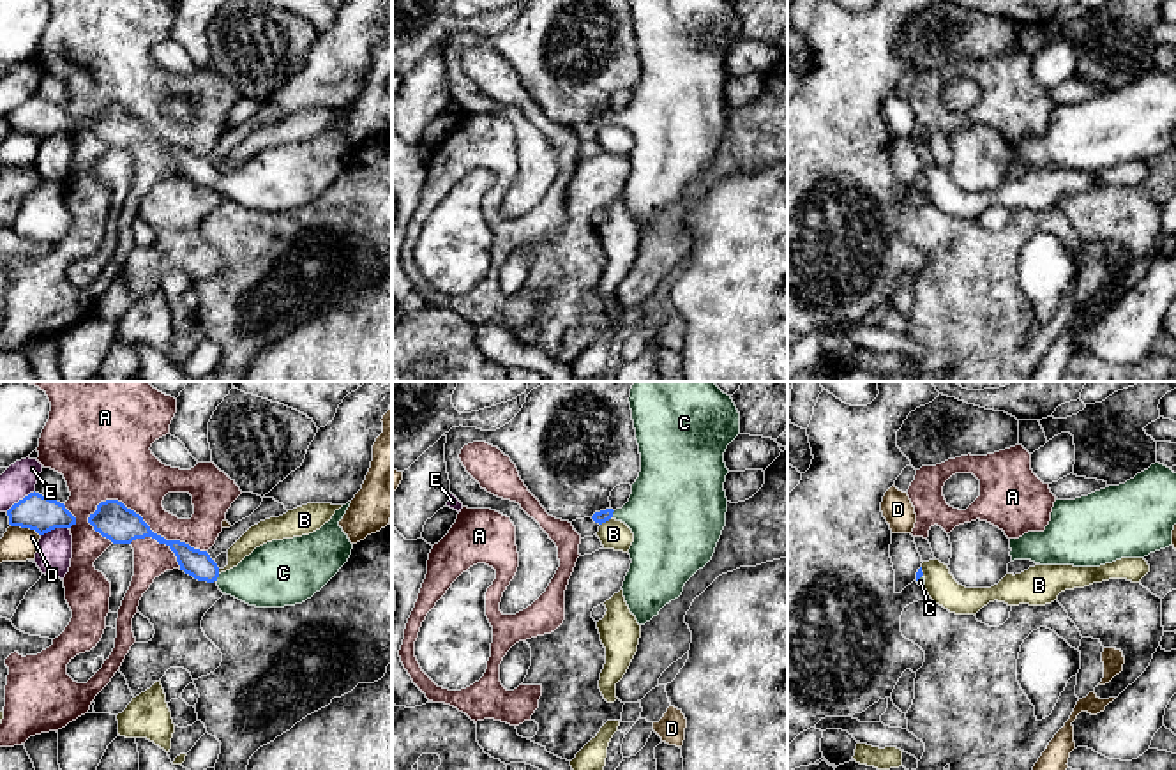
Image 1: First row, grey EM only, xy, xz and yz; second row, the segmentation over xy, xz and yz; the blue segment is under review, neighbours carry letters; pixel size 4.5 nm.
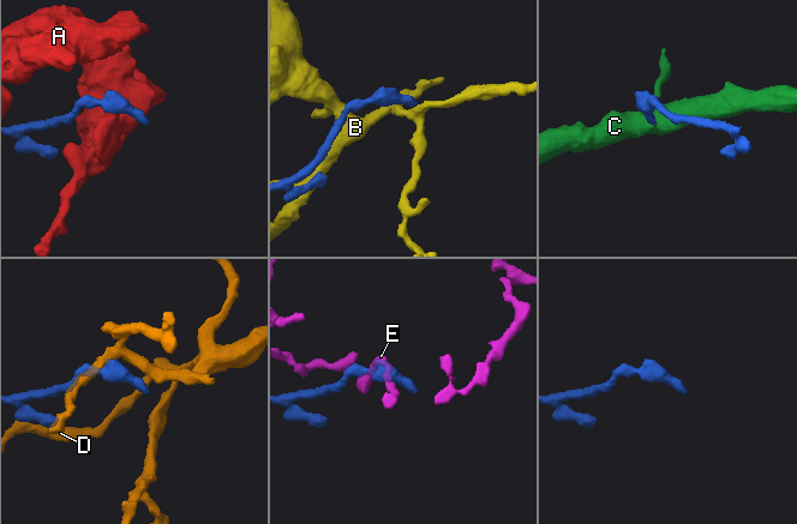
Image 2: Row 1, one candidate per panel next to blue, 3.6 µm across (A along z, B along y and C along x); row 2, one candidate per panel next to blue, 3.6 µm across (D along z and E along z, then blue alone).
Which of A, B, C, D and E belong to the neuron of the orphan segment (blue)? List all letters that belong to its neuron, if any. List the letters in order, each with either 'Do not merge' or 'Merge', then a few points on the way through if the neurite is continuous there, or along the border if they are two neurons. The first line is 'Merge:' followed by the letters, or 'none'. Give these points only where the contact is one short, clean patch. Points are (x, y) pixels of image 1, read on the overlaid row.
Merge: C
A: Do not merge
B: Do not merge
C: Merge. Path across: xy (198, 564), (218, 576), (272, 576)
D: Do not merge
E: Do not merge

